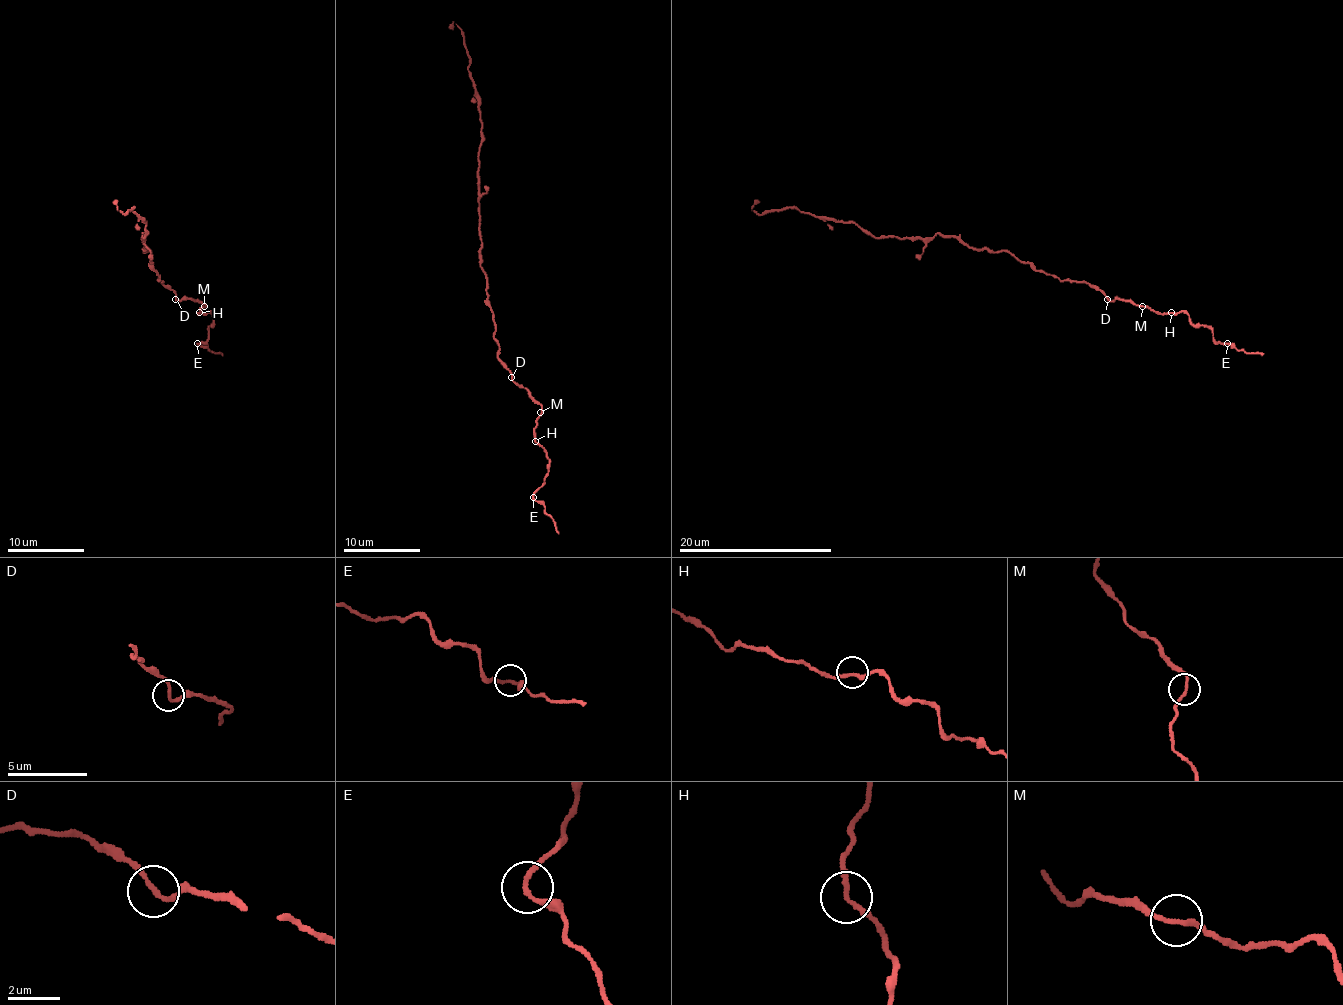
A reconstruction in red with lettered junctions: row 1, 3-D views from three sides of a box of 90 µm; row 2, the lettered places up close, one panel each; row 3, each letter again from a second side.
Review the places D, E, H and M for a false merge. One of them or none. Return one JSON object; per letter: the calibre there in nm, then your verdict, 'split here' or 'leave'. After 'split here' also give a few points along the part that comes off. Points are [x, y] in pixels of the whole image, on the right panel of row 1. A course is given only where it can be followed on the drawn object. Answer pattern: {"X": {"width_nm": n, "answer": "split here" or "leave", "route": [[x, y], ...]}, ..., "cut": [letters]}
{"D": {"width_nm": 160, "answer": "leave"}, "E": {"width_nm": 200, "answer": "leave"}, "H": {"width_nm": 190, "answer": "leave"}, "M": {"width_nm": 170, "answer": "leave"}, "cut": []}

